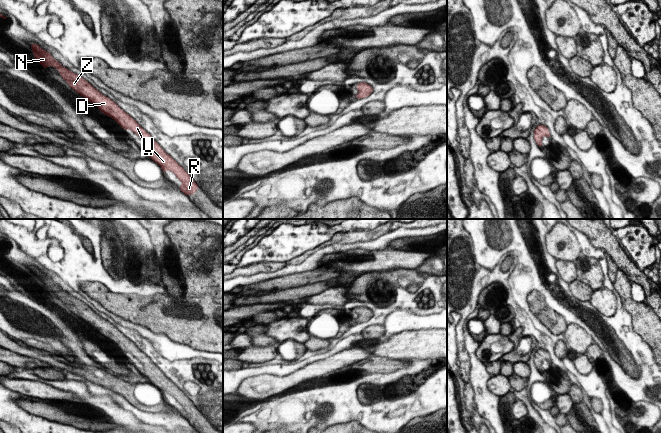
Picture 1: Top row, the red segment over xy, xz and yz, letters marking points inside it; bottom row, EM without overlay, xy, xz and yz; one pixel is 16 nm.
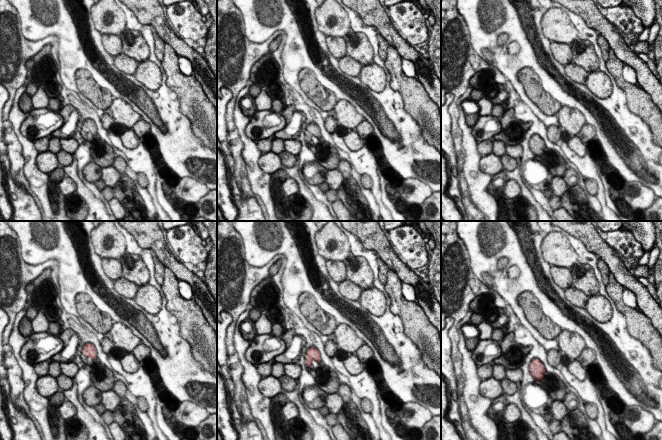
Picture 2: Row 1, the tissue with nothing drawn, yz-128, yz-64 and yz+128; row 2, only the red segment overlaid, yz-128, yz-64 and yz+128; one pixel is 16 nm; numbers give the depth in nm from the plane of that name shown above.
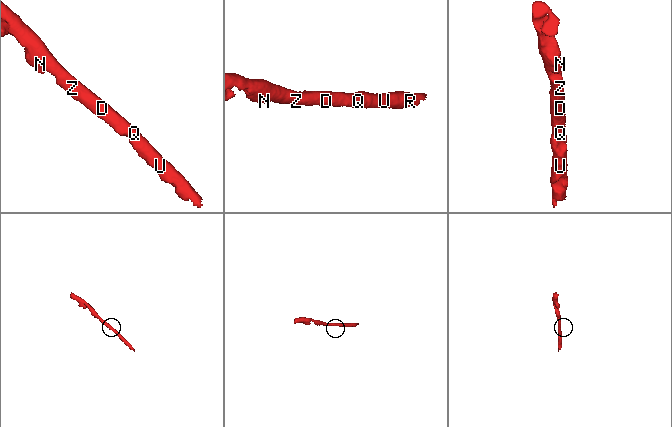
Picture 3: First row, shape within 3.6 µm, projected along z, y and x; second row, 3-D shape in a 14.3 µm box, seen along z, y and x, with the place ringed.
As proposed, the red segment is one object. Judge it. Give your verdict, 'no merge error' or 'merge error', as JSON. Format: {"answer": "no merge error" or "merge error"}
{"answer": "no merge error"}

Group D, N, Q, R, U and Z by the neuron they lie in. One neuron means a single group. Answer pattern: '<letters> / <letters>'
D N Q R U Z

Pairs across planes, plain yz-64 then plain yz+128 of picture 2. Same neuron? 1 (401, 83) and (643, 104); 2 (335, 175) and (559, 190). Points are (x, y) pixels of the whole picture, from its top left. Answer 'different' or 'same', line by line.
1: same
2: same

